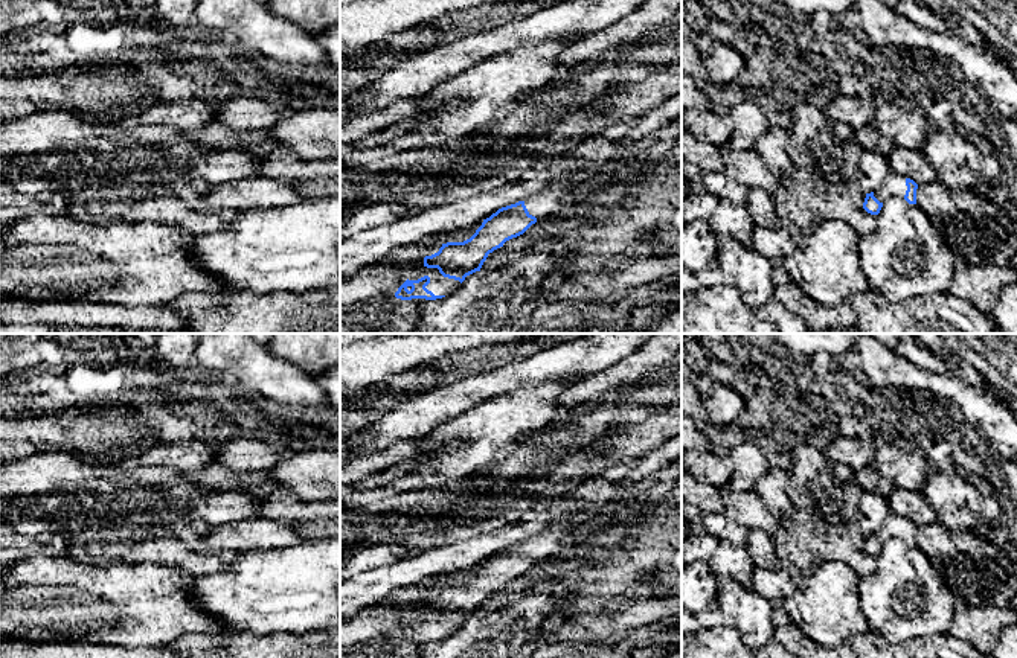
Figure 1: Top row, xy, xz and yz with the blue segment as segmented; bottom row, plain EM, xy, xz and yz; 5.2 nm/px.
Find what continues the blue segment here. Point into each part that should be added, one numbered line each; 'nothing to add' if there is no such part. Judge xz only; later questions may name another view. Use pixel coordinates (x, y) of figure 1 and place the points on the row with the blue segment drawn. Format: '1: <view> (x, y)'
1: xz (567, 188)
2: xz (410, 256)

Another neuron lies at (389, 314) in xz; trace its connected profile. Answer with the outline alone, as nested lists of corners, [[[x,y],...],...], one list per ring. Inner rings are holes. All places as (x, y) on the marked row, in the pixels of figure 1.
[[[395,295],[369,297],[340,306],[340,334],[409,334],[422,312],[422,305]]]

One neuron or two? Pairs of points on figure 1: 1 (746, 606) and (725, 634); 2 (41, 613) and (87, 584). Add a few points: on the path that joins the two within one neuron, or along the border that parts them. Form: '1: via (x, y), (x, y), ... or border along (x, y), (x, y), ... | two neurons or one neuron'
1: border along (729, 622), (743, 642) | two neurons
2: via (52, 602), (70, 600), (76, 594) | one neuron

